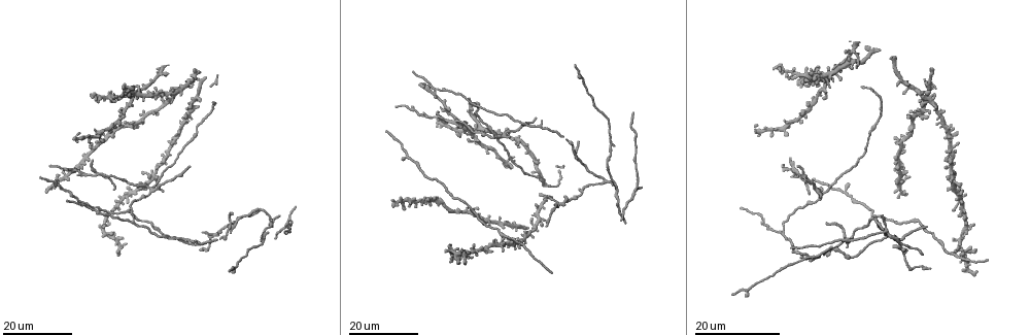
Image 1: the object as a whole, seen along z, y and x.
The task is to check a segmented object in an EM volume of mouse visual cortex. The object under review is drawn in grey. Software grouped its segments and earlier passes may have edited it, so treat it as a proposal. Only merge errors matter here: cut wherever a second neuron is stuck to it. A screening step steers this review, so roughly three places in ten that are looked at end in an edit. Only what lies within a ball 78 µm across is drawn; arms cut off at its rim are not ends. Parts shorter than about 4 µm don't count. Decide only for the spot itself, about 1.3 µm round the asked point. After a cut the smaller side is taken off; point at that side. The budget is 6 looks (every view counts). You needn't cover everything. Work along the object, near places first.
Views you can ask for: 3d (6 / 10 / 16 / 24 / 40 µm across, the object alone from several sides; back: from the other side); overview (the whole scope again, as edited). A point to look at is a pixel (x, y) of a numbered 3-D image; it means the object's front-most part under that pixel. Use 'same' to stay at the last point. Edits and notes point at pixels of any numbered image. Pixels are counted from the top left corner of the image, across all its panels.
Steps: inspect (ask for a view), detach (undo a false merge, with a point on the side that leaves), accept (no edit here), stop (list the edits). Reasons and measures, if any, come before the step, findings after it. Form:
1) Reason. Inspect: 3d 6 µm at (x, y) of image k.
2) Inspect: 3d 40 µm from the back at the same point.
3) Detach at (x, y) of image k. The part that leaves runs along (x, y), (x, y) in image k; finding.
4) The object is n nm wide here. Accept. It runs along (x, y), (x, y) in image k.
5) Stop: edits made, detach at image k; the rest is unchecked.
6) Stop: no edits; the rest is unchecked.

Narrows sharply. Inspect: 3d 24 µm at (949, 157) of image 1.

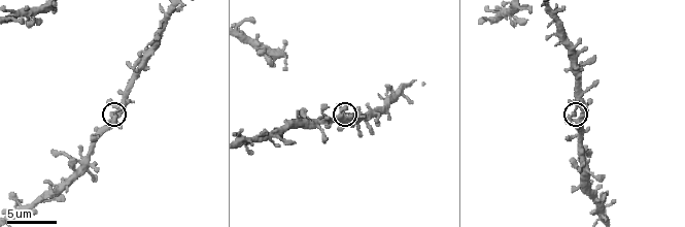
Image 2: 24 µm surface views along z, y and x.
Inspect: 3d 6 µm at (118, 110) of image 2.

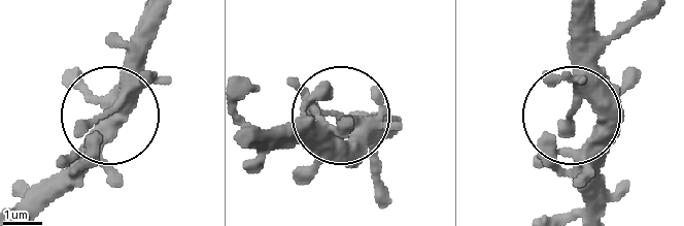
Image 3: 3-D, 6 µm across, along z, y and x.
Inspect: 3d 6 µm from the back at (574, 105) of image 3.

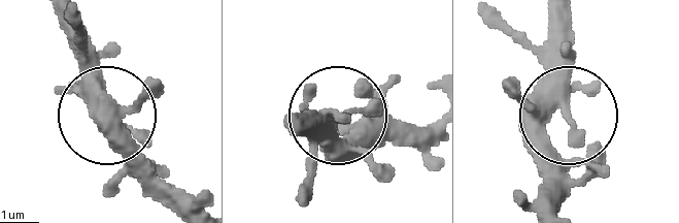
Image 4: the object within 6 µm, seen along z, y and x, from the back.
Accept. All the same neuron.

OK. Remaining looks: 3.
Three-way junction. Inspect: 3d 24 µm at (231, 227) of image 1.

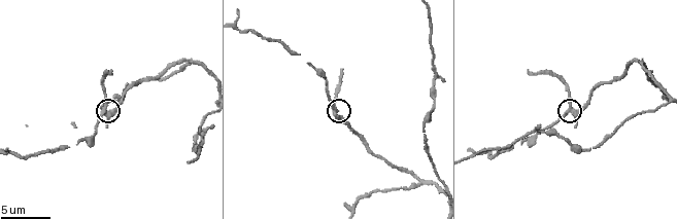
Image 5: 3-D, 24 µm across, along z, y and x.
Zoom in. Inspect: 3d 10 µm at (104, 107) of image 5.

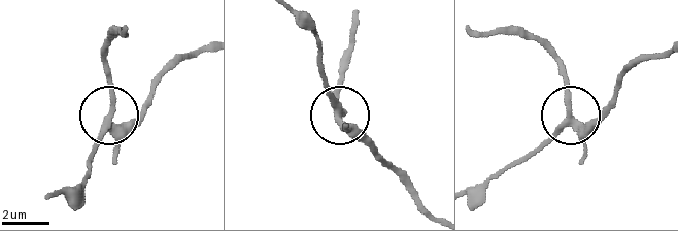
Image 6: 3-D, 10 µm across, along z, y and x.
The side arm is 7 µm long. Accept. It runs along (59, 197), (86, 175), (111, 108), (105, 52) in image 6; one neuron here.

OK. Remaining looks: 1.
Three arms meet. Inspect: 3d 10 µm at (670, 101) of image 5.

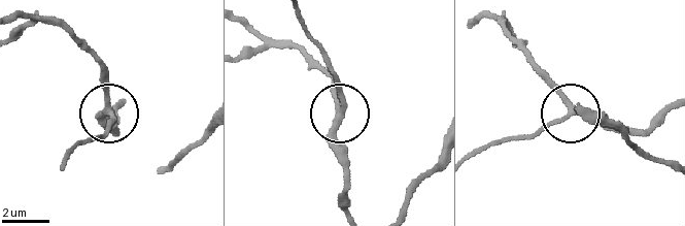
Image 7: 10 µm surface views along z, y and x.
3 arms meet here. Accept. It runs along (245, 23), (293, 42), (332, 78), (345, 191) in image 7; one neuron here.

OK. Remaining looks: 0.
Stop: no edits; the rest is unchecked.

